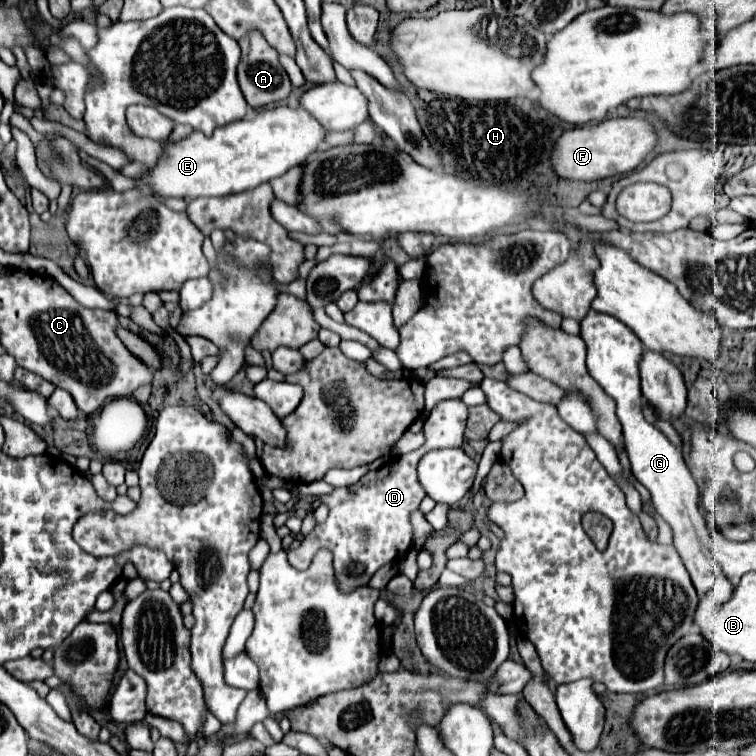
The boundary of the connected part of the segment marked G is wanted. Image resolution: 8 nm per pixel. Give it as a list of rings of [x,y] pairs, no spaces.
[[[590,310],[584,320],[580,322],[580,336],[586,342],[588,356],[586,366],[590,376],[602,386],[602,390],[614,398],[616,402],[616,416],[622,424],[624,446],[632,464],[632,472],[640,484],[648,488],[652,494],[652,504],[660,512],[660,516],[672,526],[674,530],[674,548],[678,550],[686,570],[694,586],[698,588],[700,596],[710,592],[712,576],[710,572],[718,568],[718,562],[704,548],[704,542],[710,534],[706,518],[698,510],[698,486],[680,454],[680,450],[652,424],[646,422],[642,416],[642,392],[640,392],[640,378],[638,378],[638,362],[642,354],[642,342],[626,324],[616,320],[610,314]]]

